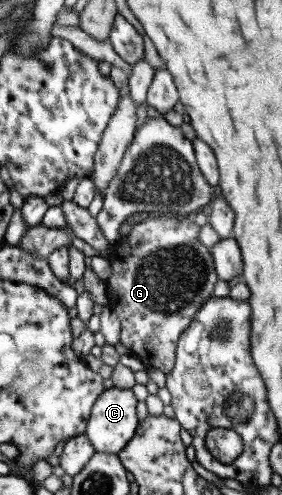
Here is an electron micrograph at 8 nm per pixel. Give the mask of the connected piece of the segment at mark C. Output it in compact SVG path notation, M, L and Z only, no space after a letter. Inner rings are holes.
M110 387L96 397L85 426L85 435L96 452L115 455L127 445L139 423L135 411L136 403L131 389Z

